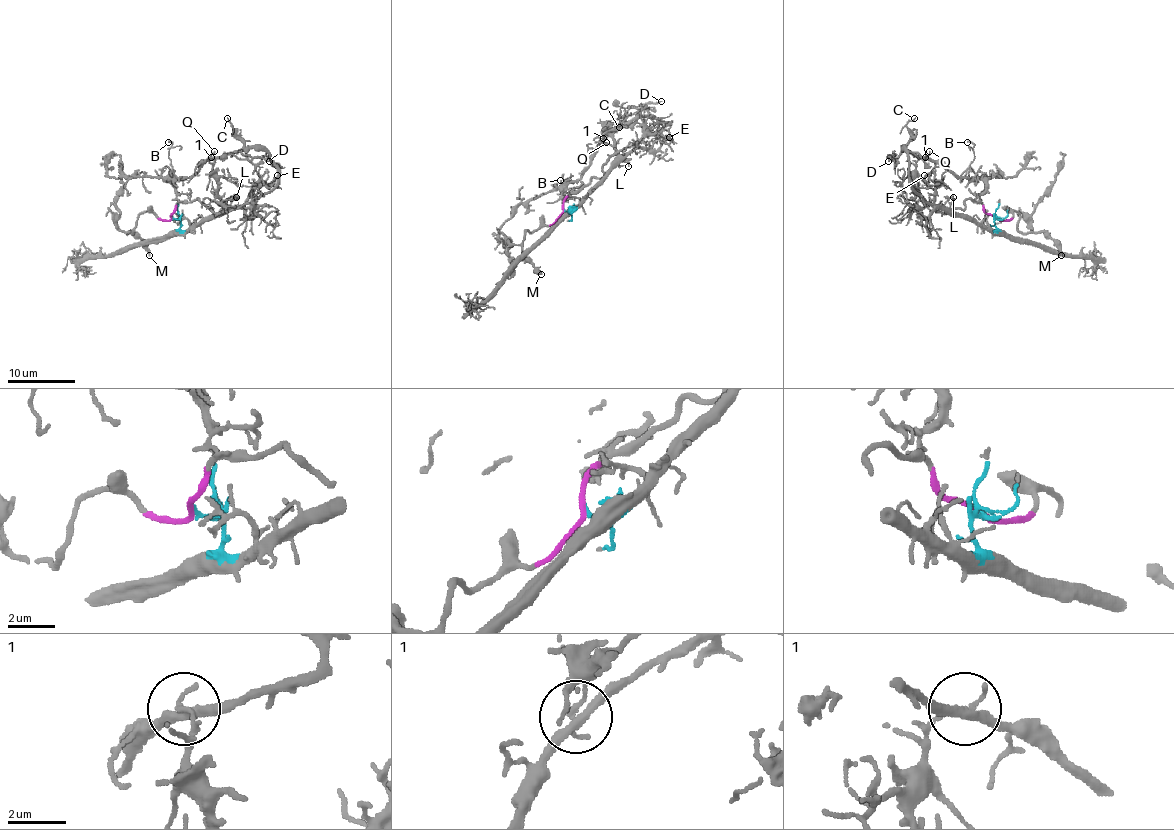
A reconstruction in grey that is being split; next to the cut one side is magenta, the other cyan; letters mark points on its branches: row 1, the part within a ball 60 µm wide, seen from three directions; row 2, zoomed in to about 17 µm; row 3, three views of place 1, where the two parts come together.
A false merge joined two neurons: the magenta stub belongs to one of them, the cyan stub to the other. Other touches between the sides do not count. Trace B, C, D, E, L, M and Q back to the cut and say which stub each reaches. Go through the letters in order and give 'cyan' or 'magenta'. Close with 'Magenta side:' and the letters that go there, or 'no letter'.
B: magenta
C: magenta
D: magenta
E: cyan
L: cyan
M: magenta
Q: cyan
Magenta side: B, C, D, M

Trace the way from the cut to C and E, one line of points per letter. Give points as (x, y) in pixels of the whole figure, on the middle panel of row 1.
C: (563, 210), (565, 186), (575, 181), (597, 148), (635, 119), (624, 119), (619, 128)
E: (565, 210), (573, 208), (635, 148), (657, 149), (669, 138)

